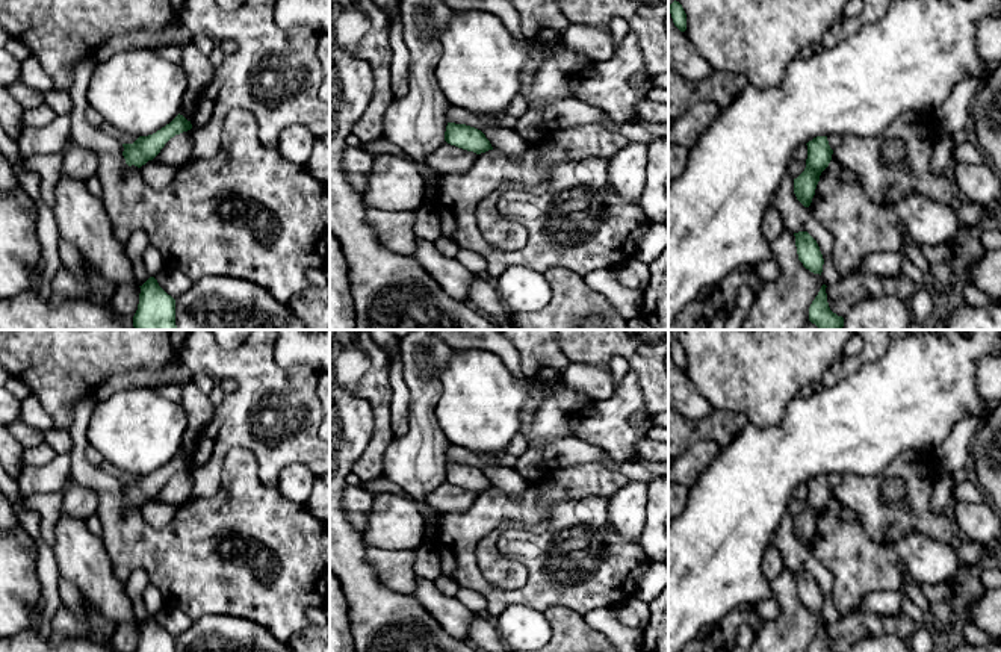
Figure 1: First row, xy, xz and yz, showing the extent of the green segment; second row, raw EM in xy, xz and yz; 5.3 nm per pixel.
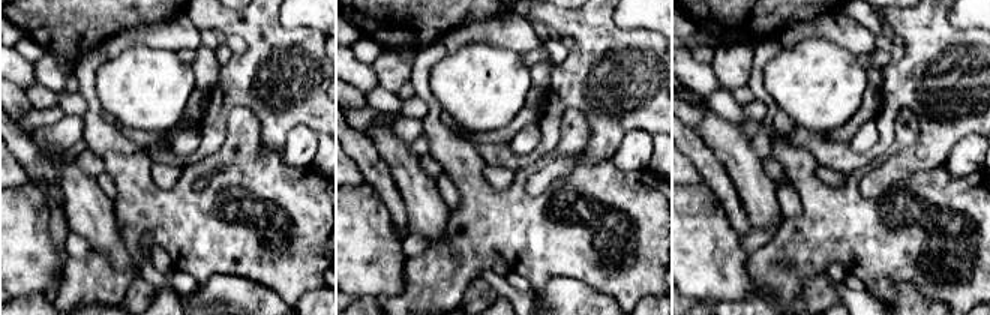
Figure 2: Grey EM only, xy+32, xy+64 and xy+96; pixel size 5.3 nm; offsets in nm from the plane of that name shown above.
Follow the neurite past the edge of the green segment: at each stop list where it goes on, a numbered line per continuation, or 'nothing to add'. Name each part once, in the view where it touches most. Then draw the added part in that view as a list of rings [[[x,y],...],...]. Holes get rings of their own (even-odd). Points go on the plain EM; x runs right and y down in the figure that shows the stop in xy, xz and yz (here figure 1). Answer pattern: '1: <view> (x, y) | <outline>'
nothing to add

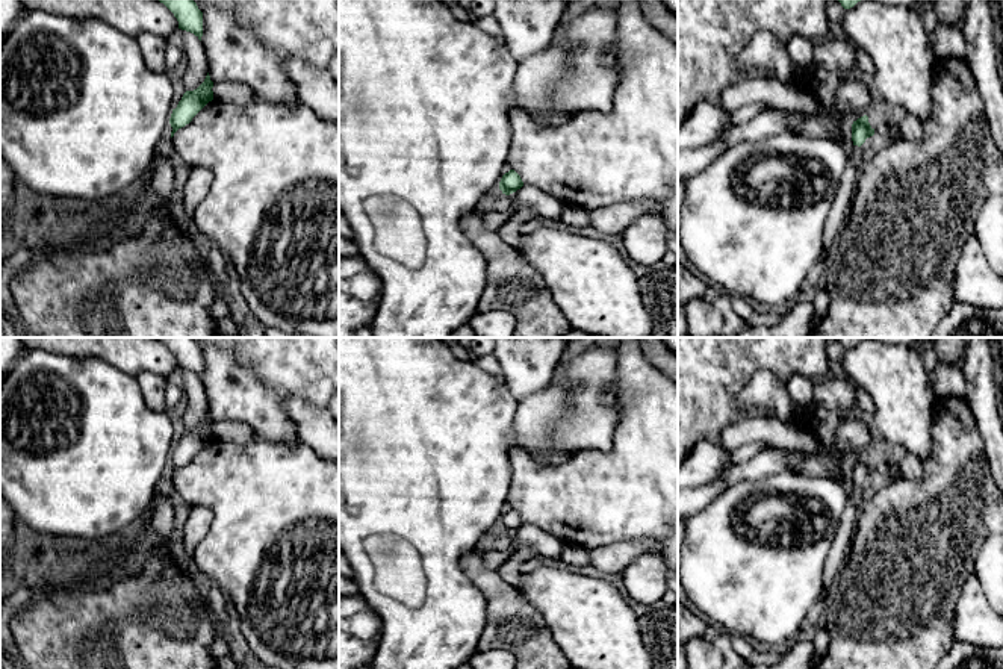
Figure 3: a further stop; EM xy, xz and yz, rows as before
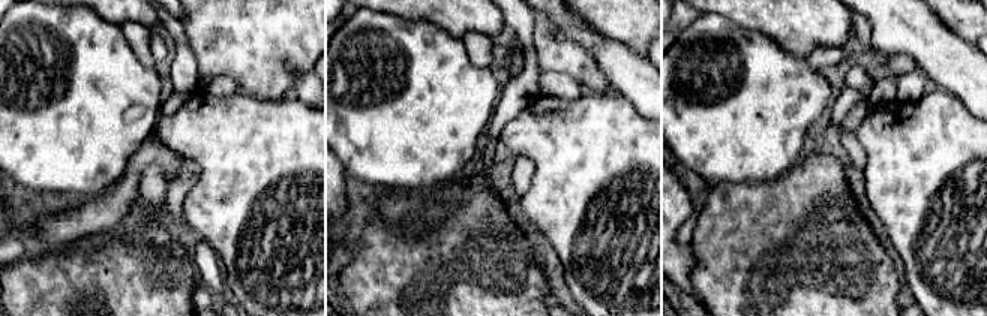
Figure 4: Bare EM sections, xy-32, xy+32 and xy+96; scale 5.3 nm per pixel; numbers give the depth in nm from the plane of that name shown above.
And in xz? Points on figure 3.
nothing to add

